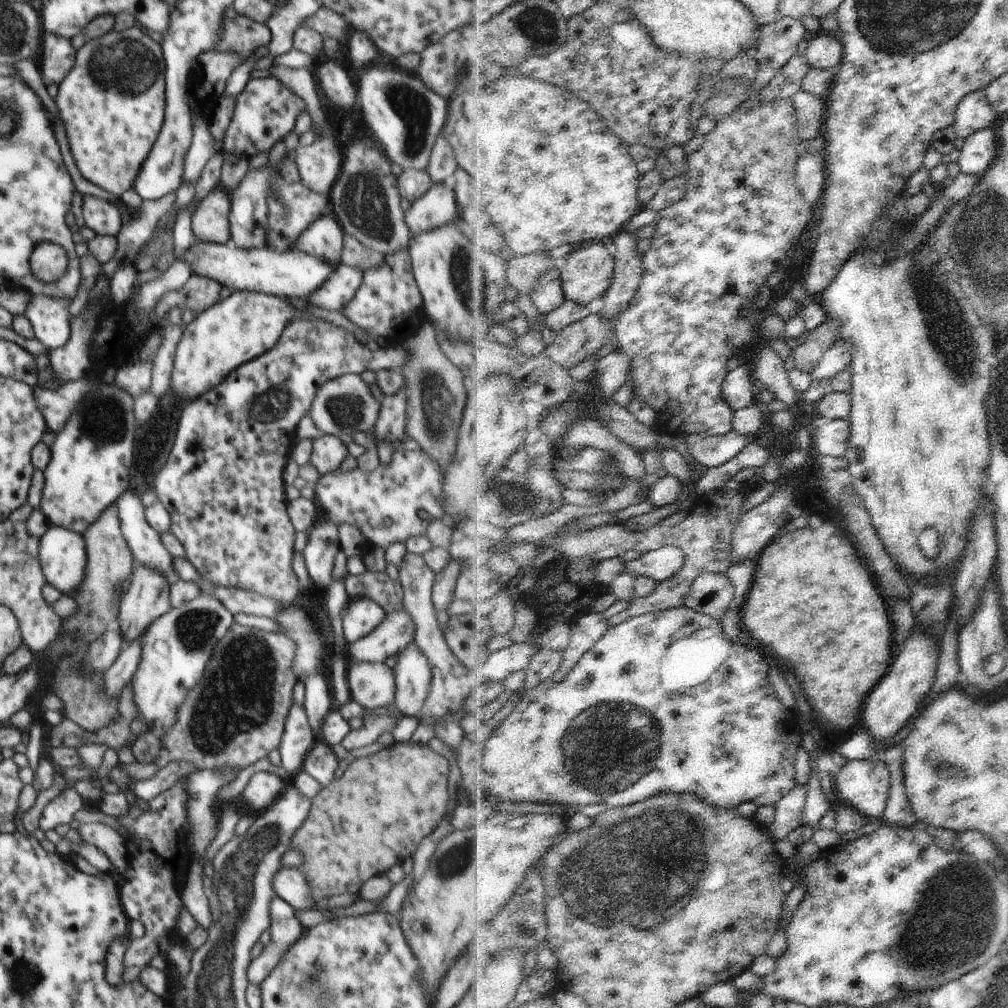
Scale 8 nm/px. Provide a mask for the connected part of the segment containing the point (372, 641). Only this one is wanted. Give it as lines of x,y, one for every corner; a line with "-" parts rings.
405,609
390,612
368,636
349,643
348,659
352,663
388,663
395,654
413,644
415,626

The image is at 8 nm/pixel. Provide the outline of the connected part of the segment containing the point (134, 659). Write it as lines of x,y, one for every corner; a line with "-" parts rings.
141,638
125,644
112,664
112,668
106,670
103,676
102,684
104,684
104,692
110,698
119,698
123,689
131,682
132,676
135,674
138,664
140,664
140,654
142,652

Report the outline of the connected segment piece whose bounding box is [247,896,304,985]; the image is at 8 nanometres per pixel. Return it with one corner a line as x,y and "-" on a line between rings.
279,896
270,902
271,940
258,958
250,961
247,972
250,984
259,985
282,960
286,951
301,938
304,927
294,911
292,906

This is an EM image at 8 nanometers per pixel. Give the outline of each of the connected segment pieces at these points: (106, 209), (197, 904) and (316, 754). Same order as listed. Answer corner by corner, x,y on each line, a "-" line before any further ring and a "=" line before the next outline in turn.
92,195
82,198
82,214
85,225
94,230
96,235
118,236
122,228
122,216
113,203
=
192,860
185,877
185,887
181,893
181,898
197,924
208,930
214,922
212,922
207,892
203,887
204,877
204,862
=
320,742
308,751
302,769
308,772
314,780
318,780
322,787
325,787
334,778
338,762
332,747

